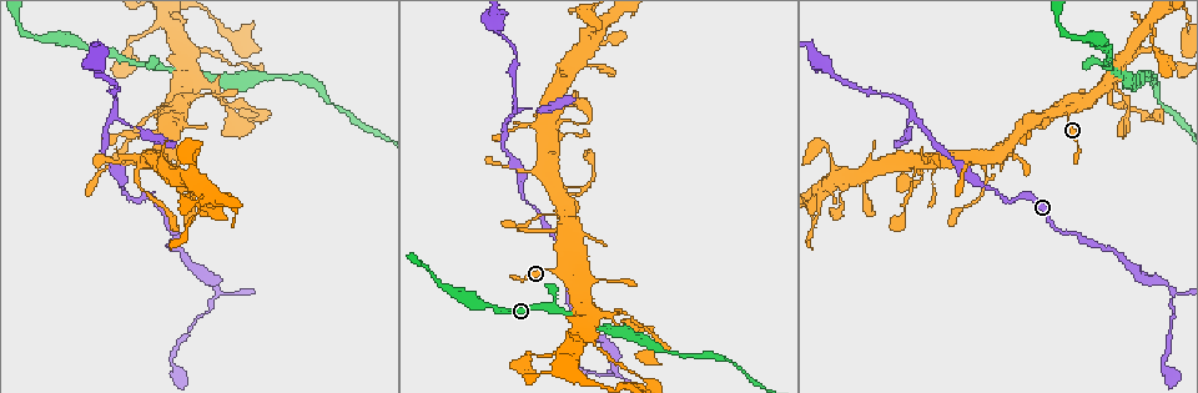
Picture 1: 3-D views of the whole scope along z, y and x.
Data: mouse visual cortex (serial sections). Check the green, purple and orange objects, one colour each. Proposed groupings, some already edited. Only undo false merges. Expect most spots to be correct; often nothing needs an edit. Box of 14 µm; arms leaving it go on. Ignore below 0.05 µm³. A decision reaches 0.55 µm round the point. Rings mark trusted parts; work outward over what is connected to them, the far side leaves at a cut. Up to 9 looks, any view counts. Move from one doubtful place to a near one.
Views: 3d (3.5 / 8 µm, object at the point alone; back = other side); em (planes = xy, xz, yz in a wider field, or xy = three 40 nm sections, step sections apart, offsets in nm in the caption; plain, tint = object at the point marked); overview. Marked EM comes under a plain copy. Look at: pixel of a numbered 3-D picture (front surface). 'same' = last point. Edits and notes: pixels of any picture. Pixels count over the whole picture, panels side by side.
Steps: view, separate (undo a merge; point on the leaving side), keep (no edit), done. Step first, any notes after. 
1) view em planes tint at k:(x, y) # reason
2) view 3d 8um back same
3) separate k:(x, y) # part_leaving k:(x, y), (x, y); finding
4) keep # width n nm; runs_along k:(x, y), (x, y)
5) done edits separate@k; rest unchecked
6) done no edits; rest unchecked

view 3d 3.5um at 1:(201, 50) # sudden change in width

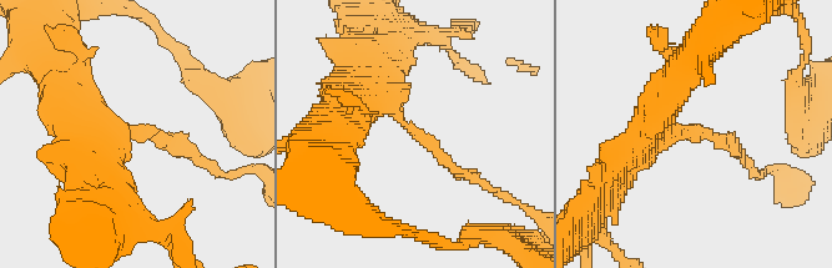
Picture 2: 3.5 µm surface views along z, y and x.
view em xy step 2 tint at 2:(407, 127) # arm_widths 150, 400 nm

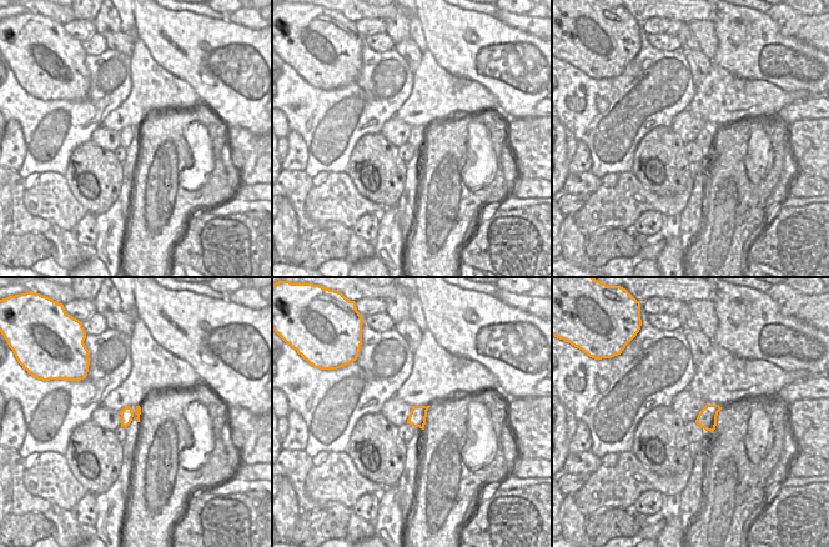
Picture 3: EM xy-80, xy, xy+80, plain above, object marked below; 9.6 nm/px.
keep # runs_along 2:(371, 67), (366, 80), (401, 122), (469, 176); one cell here

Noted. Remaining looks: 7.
view 3d 3.5um at 1:(213, 86) # thin arm on a thick one

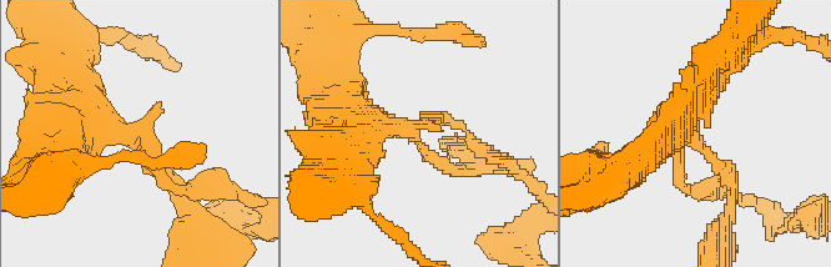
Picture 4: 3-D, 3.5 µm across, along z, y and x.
view em xy step 5 tint at 4:(145, 136) # now the EM

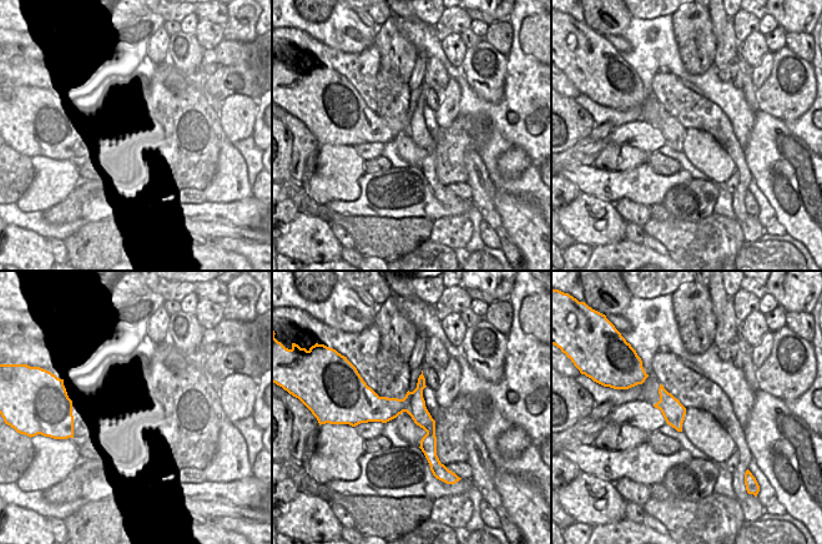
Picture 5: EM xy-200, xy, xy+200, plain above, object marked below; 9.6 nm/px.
keep # arms 3; runs_along 5:(358, 403), (410, 407), (429, 427), (434, 459); one cell here

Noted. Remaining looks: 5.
view 3d 3.5um at 1:(613, 371) # branch point

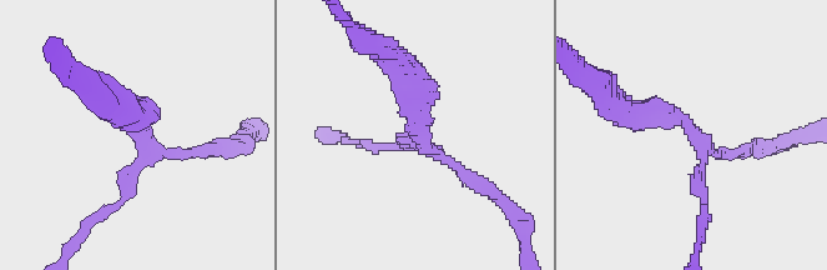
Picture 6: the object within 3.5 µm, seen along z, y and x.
keep # runs_along 6:(634, 113), (695, 131), (704, 209); one cell here

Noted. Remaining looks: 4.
view 3d 8um at 1:(663, 345) # sharp bend

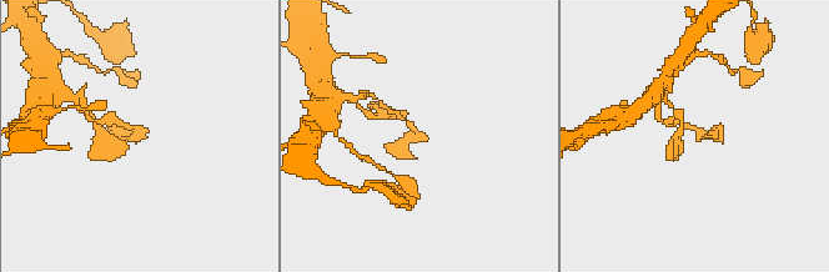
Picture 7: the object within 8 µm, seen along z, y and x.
view em xy step 2 tint at 7:(414, 131)

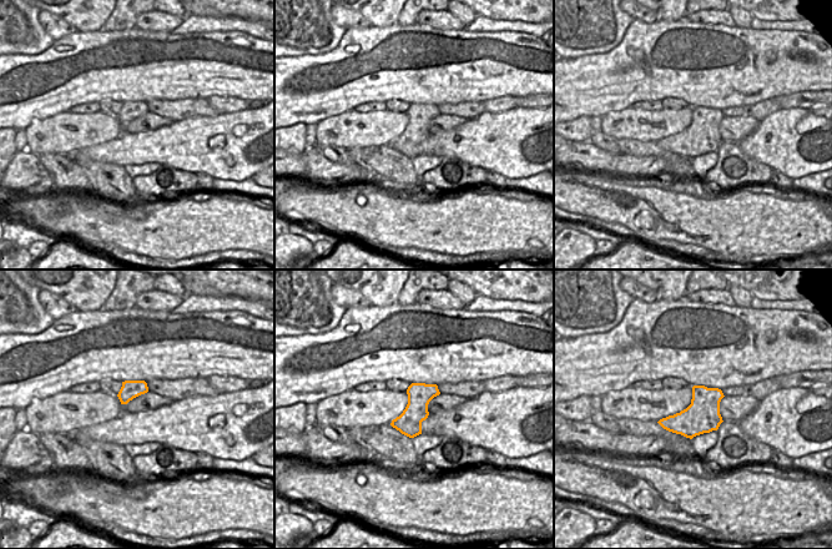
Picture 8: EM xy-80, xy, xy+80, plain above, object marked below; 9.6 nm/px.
keep # runs_along 7:(676, 121), (693, 126), (699, 139), (713, 131); all the same cell

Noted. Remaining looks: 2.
done no edits; rest unchecked

